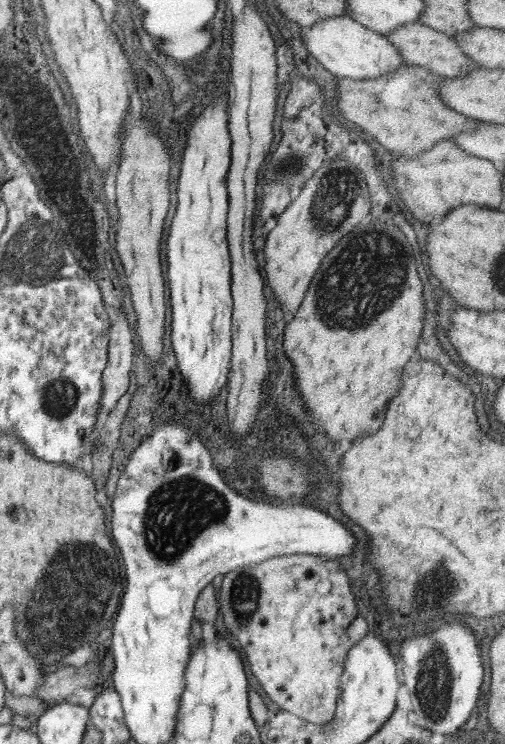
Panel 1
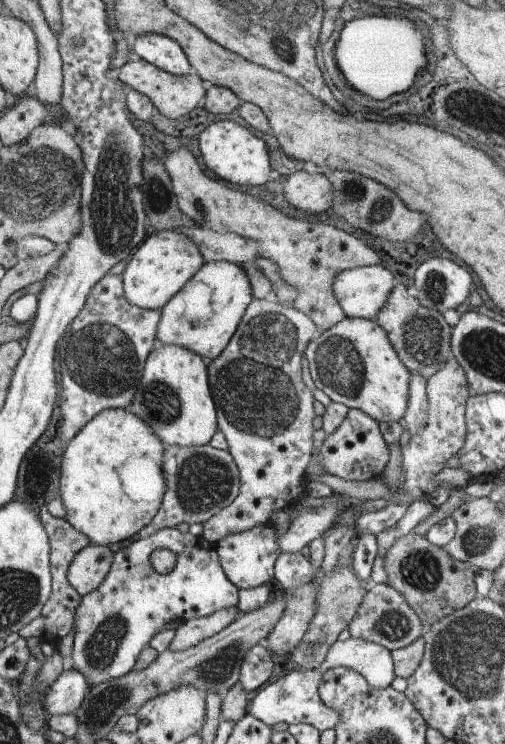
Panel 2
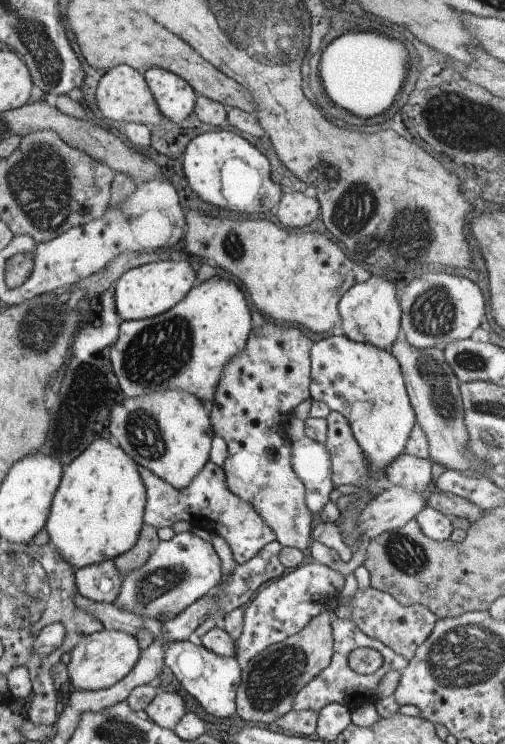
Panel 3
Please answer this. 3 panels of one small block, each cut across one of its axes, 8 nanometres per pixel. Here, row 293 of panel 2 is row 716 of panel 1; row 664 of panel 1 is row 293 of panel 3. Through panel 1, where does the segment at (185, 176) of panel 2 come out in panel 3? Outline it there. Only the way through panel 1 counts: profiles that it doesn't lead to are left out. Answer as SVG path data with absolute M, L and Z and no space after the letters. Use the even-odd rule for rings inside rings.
M188 209L188 232L185 236L183 252L194 259L208 261L213 266L220 266L238 278L241 286L250 294L250 300L269 320L282 324L304 326L312 332L328 332L336 322L340 322L340 299L355 284L368 280L368 272L342 252L342 248L320 232L294 232L288 227L278 226L270 220L252 218L237 219L225 217L212 218L198 210Z

